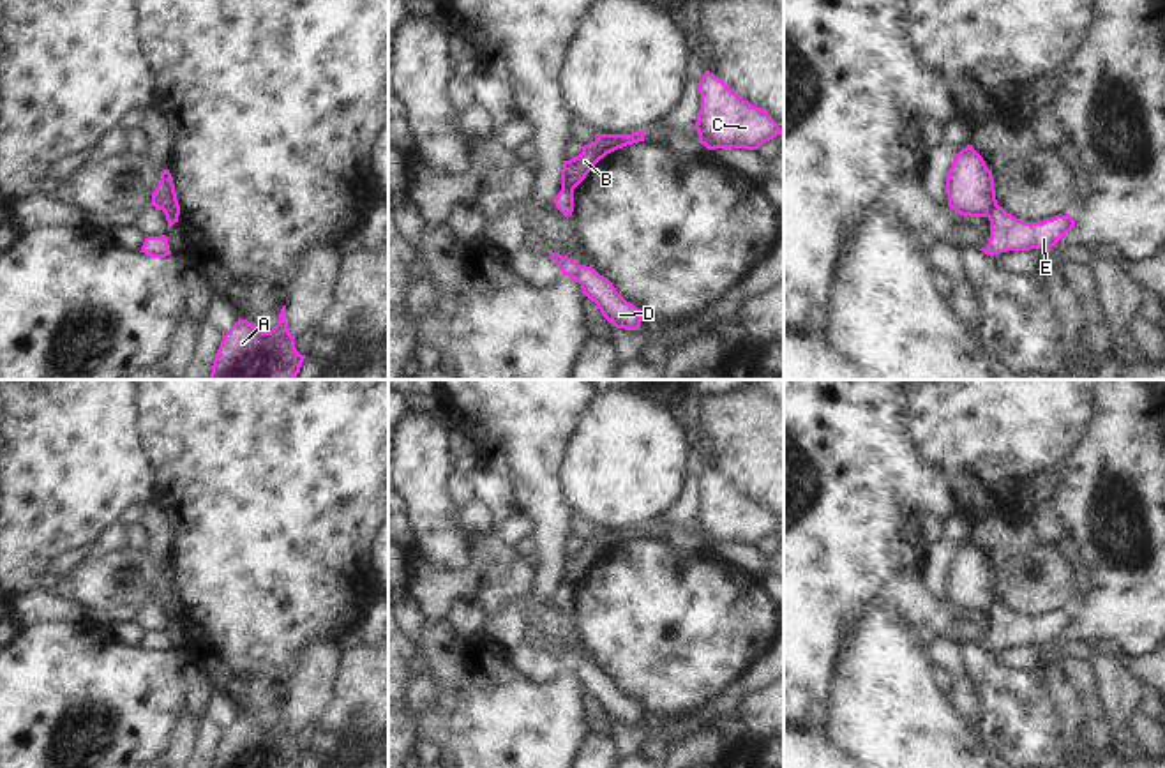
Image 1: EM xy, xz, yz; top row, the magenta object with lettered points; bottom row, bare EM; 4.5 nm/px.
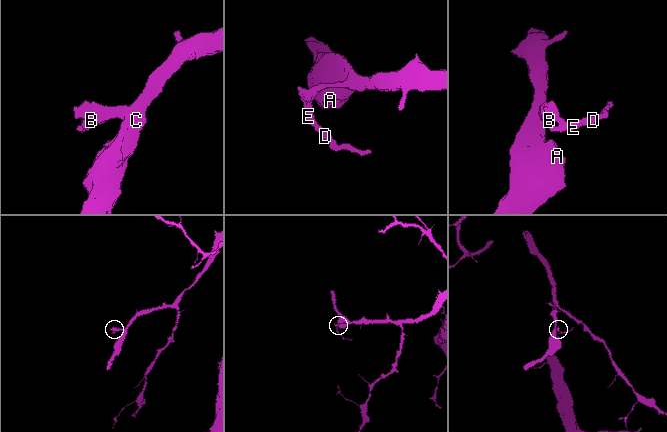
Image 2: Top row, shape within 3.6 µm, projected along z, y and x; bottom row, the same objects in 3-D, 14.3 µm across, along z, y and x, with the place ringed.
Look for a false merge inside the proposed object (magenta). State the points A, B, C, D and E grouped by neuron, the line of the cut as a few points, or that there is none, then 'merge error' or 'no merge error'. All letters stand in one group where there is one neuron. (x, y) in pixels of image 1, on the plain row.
A B C / D E; cut in yz along (996, 599), (987, 611); merge error

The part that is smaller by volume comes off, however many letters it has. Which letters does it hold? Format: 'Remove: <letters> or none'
Remove: D, E.

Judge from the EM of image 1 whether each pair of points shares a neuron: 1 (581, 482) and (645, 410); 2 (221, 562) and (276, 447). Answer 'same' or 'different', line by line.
1: same
2: same

